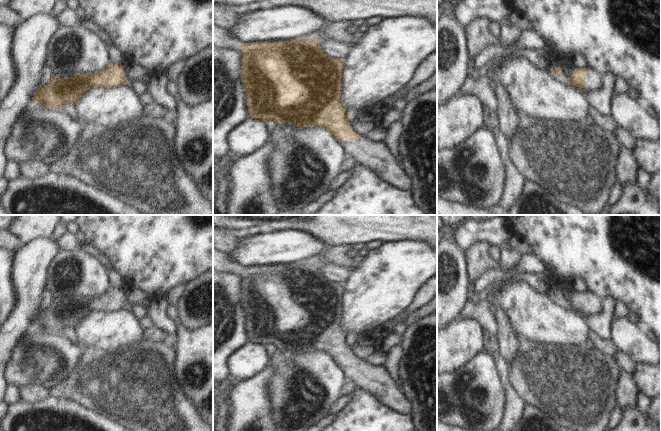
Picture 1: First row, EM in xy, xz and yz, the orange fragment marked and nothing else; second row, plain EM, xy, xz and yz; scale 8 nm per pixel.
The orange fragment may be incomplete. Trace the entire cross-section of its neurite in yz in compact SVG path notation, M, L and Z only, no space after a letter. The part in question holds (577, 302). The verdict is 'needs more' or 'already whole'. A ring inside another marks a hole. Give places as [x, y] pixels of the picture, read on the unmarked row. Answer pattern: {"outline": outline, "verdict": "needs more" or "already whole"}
{"outline": "M575 292L568 306L585 316L598 315L605 309L603 300L591 292Z", "verdict": "needs more"}

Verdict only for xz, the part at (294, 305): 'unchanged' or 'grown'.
grown

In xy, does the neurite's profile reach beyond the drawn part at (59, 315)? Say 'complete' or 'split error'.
complete

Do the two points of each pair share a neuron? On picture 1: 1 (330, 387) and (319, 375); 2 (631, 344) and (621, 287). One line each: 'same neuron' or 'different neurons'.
1: same neuron
2: different neurons

